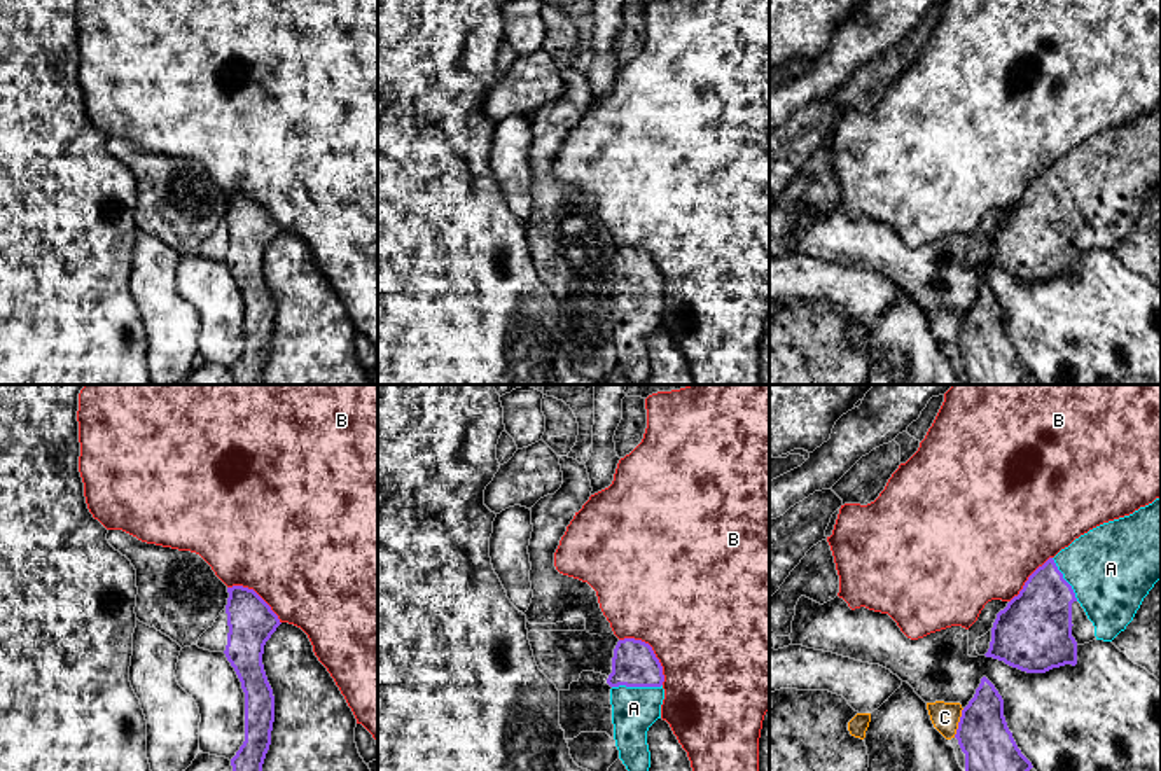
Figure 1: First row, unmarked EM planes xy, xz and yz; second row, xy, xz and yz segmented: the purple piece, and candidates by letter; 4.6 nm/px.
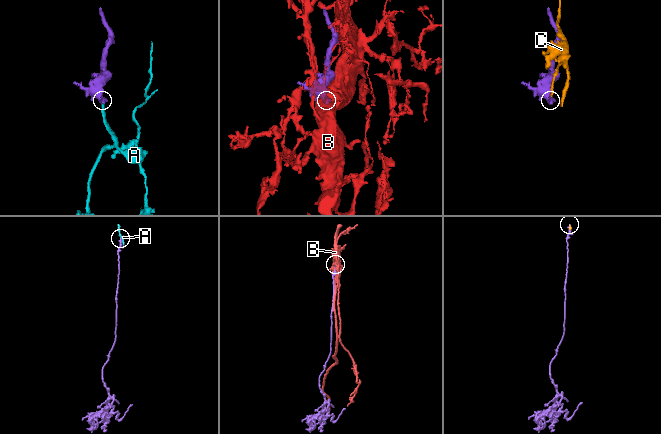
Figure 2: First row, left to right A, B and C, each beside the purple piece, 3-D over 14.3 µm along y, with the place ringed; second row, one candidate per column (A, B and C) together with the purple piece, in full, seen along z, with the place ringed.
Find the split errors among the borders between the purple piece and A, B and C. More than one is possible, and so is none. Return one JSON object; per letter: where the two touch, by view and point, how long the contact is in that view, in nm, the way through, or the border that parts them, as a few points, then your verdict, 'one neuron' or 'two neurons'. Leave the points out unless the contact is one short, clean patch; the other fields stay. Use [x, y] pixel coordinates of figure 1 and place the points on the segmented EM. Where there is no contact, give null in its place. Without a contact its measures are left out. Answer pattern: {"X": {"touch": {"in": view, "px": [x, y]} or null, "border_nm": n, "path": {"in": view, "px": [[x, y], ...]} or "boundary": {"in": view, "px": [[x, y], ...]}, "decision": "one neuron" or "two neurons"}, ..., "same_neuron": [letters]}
{"A": {"touch": {"in": "xz", "px": [637, 686]}, "border_nm": 240, "path": {"in": "xz", "px": [[633, 665], [637, 686], [633, 708]]}, "decision": "one neuron"}, "B": {"touch": {"in": "xz", "px": [653, 651]}, "border_nm": 300, "decision": "two neurons"}, "C": {"touch": {"in": "yz", "px": [959, 722]}, "border_nm": 140, "boundary": {"in": "yz", "px": [[964, 708], [953, 736]]}, "decision": "two neurons"}, "same_neuron": ["A"]}

